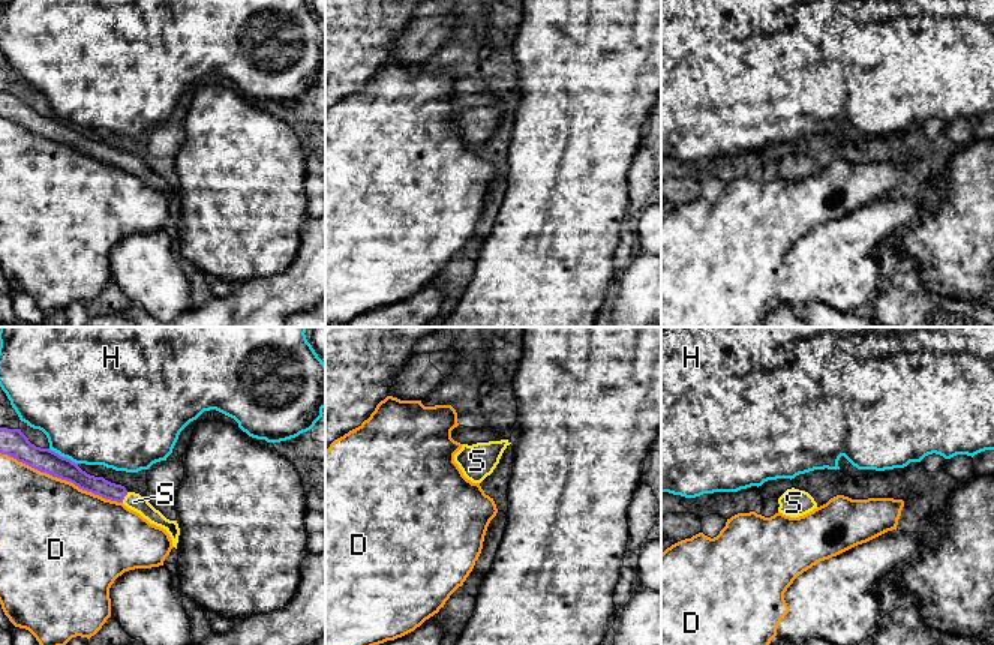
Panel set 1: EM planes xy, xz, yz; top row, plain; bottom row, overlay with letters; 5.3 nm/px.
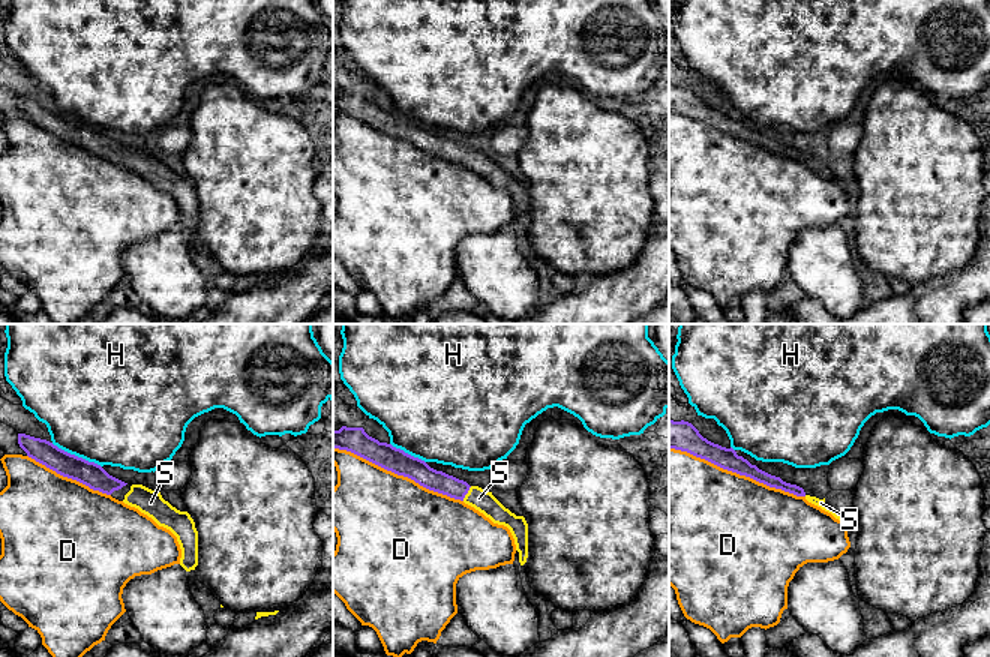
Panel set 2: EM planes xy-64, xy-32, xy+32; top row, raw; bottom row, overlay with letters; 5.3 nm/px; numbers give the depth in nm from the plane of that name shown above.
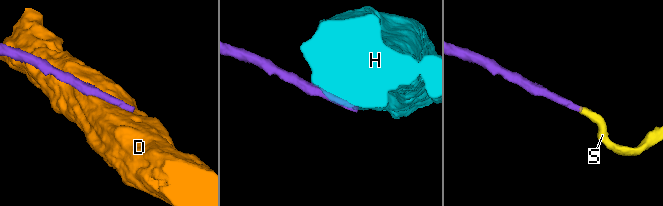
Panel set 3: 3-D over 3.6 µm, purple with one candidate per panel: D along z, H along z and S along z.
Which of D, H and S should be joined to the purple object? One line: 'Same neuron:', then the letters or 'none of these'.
Same neuron: S

